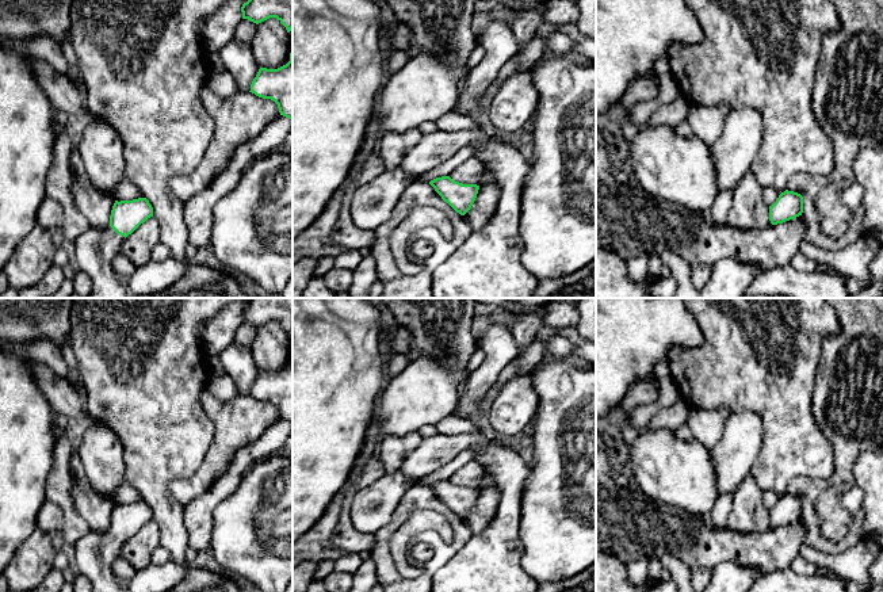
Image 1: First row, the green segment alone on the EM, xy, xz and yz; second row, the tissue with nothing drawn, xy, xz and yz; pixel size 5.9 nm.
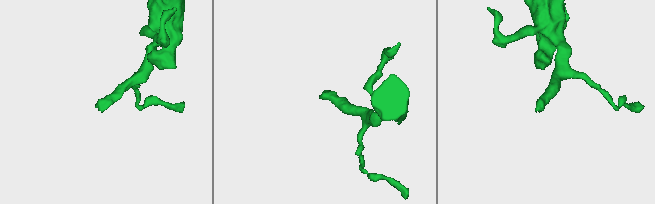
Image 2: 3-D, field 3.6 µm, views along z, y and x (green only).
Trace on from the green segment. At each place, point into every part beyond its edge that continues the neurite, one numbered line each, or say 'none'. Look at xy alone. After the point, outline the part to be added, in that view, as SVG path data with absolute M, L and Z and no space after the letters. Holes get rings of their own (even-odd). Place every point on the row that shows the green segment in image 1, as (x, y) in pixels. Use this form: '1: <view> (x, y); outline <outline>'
1: xy (95, 248); outline M111 226L87 229L76 241L76 266L92 280L88 298L129 298L127 289L112 270L112 259L122 249L125 237Z

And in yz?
none

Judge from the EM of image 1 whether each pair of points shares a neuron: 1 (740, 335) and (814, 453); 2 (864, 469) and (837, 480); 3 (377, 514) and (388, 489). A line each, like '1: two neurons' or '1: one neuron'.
1: one neuron
2: two neurons
3: one neuron

